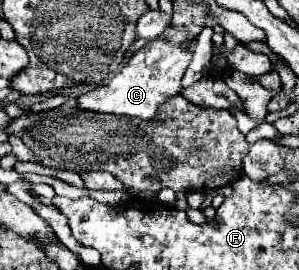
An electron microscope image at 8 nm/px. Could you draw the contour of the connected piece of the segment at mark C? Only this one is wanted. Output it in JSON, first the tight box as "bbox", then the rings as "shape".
{"bbox":[76,38,196,120],"shape":[[[164,38],[150,40],[106,84],[102,84],[96,90],[90,90],[86,94],[80,94],[76,100],[76,106],[84,112],[100,112],[100,114],[134,116],[134,118],[142,118],[142,120],[152,120],[162,102],[180,94],[182,76],[192,60],[194,44],[196,44],[196,40],[192,40],[188,44],[188,48],[178,48],[178,46],[170,46],[170,42],[166,42]]]}

